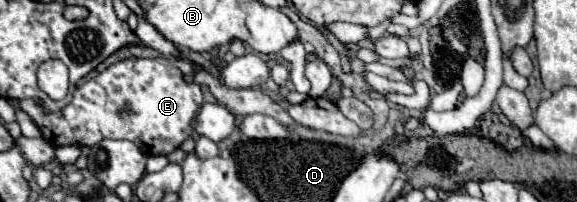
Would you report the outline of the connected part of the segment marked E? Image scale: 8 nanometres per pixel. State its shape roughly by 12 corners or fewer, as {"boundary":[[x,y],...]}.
{"boundary":[[160,59],[78,85],[58,113],[18,107],[52,147],[128,139],[168,155],[192,135],[200,85]]}

